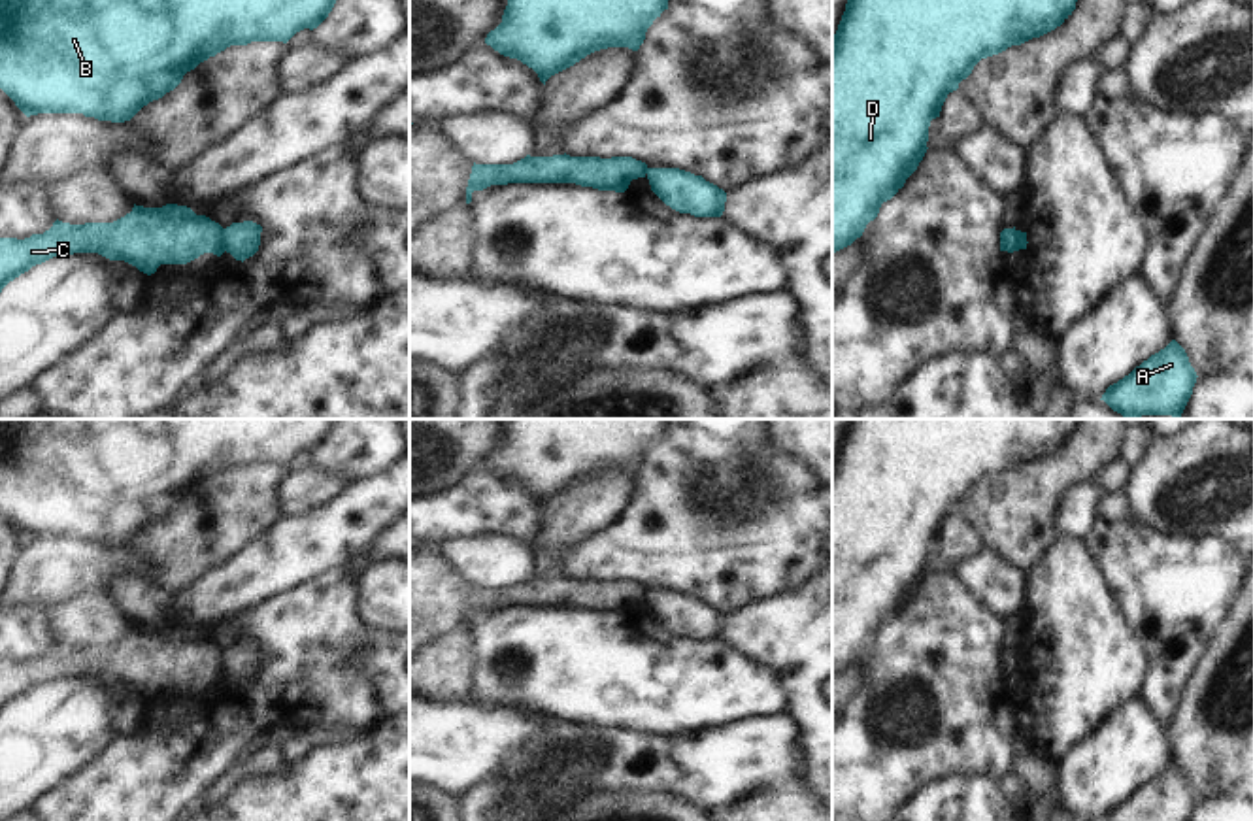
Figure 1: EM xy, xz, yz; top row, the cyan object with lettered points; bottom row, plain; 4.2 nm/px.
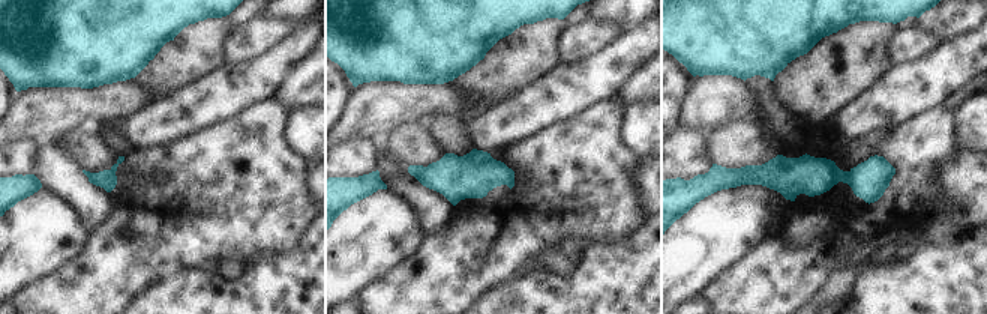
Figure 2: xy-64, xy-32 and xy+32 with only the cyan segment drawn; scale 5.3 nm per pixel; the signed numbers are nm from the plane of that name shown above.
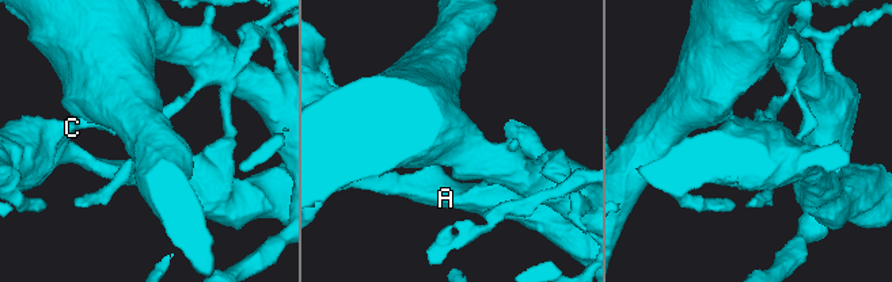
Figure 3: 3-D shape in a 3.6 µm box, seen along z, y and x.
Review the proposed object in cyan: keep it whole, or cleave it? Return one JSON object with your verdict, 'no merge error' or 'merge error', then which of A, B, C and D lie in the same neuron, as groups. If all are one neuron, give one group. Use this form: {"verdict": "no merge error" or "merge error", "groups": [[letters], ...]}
{"verdict": "merge error", "groups": [["A", "C"], ["B", "D"]]}

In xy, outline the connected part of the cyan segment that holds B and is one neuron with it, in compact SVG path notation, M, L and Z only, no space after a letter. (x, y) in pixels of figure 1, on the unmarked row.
M0 419L0 511L26 538L83 536L98 544L130 544L143 528L174 513L183 498L230 468L251 464L287 466L304 451L317 451L332 434L338 419Z

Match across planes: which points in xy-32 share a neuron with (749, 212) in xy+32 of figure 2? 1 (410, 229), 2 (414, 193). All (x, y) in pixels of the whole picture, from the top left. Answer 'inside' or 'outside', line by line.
1: inside
2: outside

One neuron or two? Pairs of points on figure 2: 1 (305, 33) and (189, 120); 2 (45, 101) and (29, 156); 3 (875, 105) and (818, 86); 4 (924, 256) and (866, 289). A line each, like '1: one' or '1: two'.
1: one
2: two
3: two
4: one

